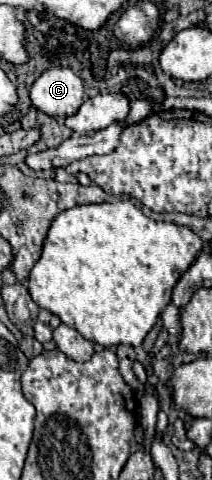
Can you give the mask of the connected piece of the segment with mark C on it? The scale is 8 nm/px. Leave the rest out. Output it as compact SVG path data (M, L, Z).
M49 68L31 86L31 102L49 116L71 116L83 104L83 80L71 68Z

